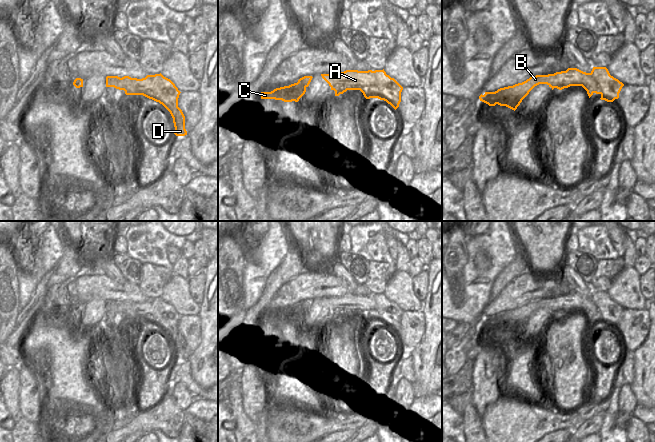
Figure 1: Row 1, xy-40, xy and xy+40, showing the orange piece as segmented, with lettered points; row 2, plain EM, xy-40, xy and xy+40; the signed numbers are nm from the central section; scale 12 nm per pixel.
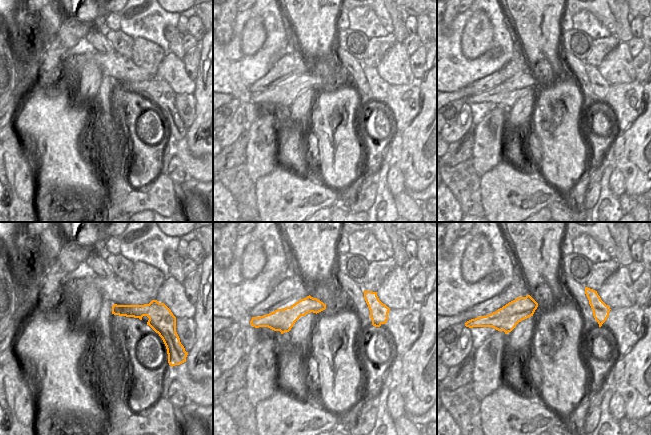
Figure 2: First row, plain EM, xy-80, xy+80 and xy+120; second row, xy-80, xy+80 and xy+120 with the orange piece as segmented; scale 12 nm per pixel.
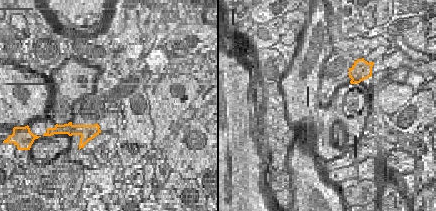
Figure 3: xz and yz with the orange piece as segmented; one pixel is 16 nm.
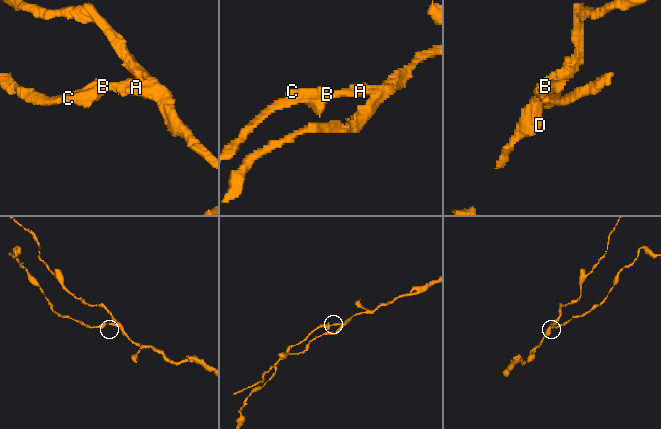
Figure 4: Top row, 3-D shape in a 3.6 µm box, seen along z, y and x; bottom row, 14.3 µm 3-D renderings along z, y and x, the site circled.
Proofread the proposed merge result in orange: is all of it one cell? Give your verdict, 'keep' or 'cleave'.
cleave

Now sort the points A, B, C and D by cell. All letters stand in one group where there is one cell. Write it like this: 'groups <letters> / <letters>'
groups A B C / D

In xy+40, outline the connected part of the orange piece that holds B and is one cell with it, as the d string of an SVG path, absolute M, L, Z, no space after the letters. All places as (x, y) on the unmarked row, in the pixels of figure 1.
M568 292L566 295L554 298L531 300L522 307L500 312L495 316L485 316L484 319L479 320L479 323L489 330L498 328L515 335L529 316L539 308L547 308L552 314L554 312L562 314L570 310L582 310L587 315L589 322L594 317L602 317L599 308L590 297L577 292Z

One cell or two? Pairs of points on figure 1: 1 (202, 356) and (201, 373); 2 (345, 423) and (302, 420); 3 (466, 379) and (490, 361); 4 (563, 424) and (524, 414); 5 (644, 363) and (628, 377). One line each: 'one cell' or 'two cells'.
1: one cell
2: one cell
3: two cells
4: one cell
5: two cells

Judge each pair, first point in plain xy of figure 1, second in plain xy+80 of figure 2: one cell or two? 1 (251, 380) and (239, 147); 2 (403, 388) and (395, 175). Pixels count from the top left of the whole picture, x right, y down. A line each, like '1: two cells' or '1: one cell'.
1: two cells
2: one cell

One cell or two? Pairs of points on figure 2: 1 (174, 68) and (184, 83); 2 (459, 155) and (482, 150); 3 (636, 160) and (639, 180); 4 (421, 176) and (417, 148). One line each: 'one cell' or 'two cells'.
1: one cell
2: two cells
3: one cell
4: one cell

